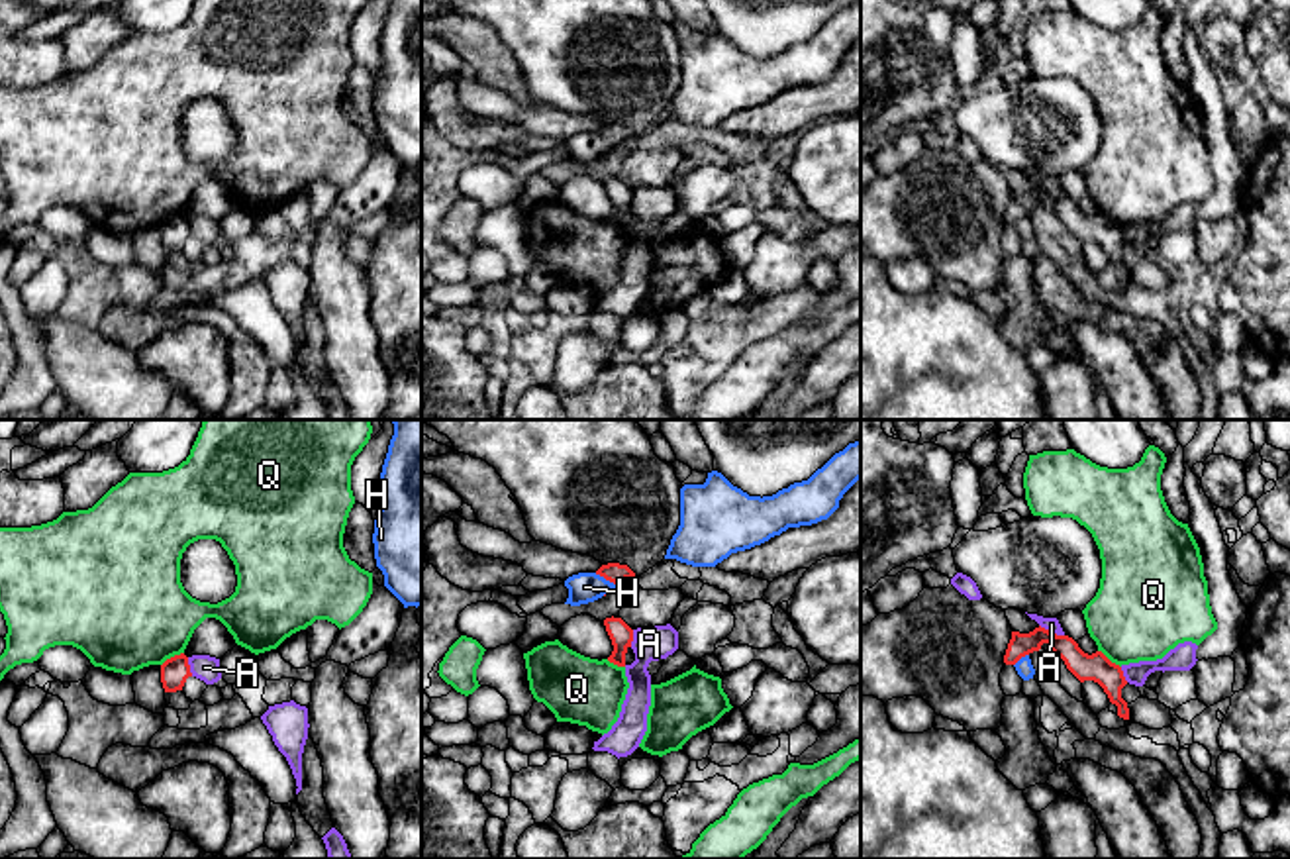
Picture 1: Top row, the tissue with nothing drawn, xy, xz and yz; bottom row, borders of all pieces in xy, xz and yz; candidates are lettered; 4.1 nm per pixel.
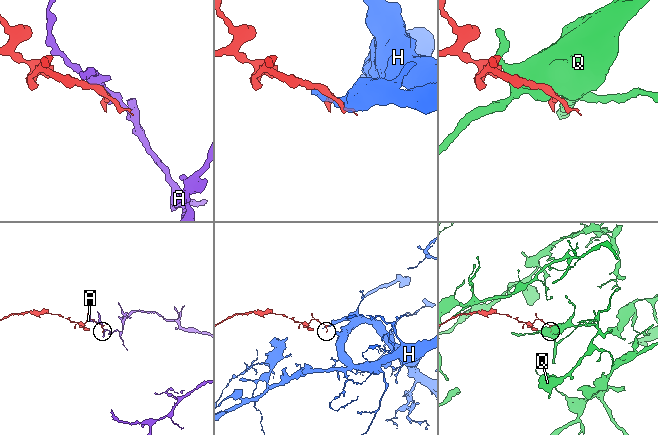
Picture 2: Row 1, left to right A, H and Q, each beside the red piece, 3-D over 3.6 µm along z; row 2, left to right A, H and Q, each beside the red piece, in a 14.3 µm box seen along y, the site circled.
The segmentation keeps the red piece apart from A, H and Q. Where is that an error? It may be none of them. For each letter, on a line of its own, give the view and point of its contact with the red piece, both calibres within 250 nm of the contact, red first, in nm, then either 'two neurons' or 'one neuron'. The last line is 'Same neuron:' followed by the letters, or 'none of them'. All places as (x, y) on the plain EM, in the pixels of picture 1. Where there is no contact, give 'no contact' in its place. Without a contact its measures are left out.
A: contact yz (1051, 193); calibres 120 and 60 nm; two neurons
H: contact xz (606, 140); calibres 80 and 130 nm; two neurons
Q: contact xy (171, 218); calibres 120 and 460 nm; two neurons
Same neuron: none of them

